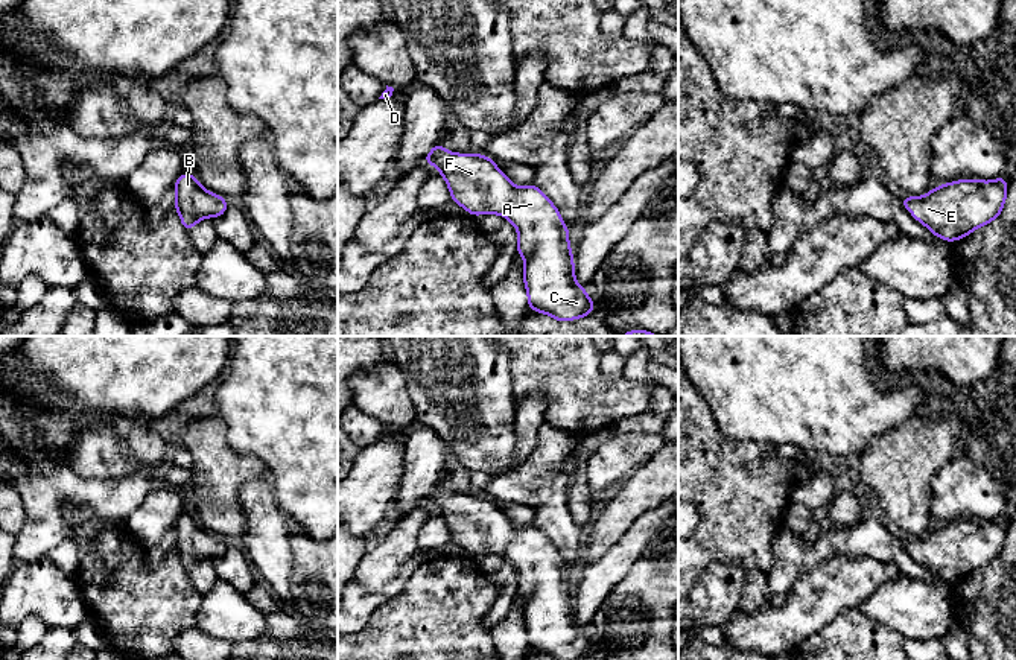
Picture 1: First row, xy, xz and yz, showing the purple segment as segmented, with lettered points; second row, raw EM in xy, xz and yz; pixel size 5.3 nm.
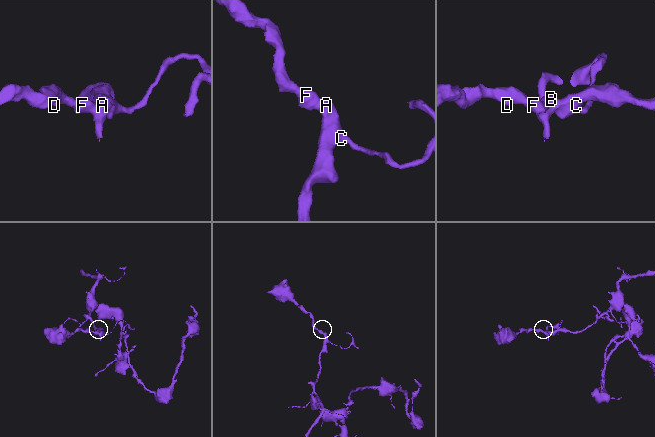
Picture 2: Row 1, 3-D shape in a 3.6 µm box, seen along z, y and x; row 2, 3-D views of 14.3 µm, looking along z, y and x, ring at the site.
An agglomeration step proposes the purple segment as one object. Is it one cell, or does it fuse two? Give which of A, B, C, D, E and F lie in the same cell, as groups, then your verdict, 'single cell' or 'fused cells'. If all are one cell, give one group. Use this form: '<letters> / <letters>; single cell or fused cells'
A B C D E F; single cell

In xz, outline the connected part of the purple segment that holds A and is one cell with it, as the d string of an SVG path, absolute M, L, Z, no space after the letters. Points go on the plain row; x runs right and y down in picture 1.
M441 484L430 490L424 505L437 508L452 541L471 557L500 555L516 567L529 651L554 660L578 660L595 651L589 634L575 620L569 569L538 528L517 528L491 499L455 494Z

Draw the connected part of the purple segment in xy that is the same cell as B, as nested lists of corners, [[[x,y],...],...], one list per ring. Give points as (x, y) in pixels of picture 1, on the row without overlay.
[[[183,514],[175,525],[175,551],[186,572],[192,570],[204,558],[219,558],[228,549],[225,538],[205,531],[195,516]]]

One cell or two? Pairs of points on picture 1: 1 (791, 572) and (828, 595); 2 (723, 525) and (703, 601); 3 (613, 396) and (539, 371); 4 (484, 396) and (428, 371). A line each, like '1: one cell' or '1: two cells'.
1: two cells
2: two cells
3: one cell
4: one cell

